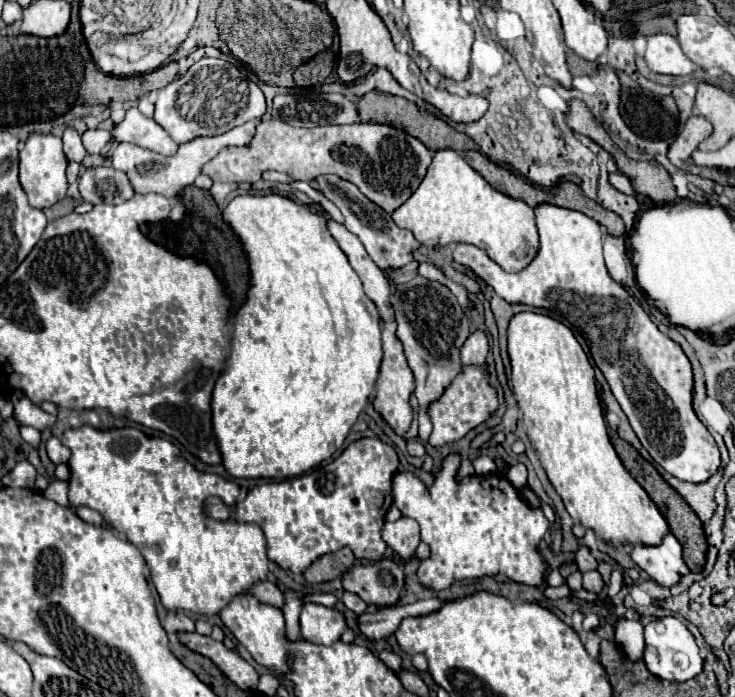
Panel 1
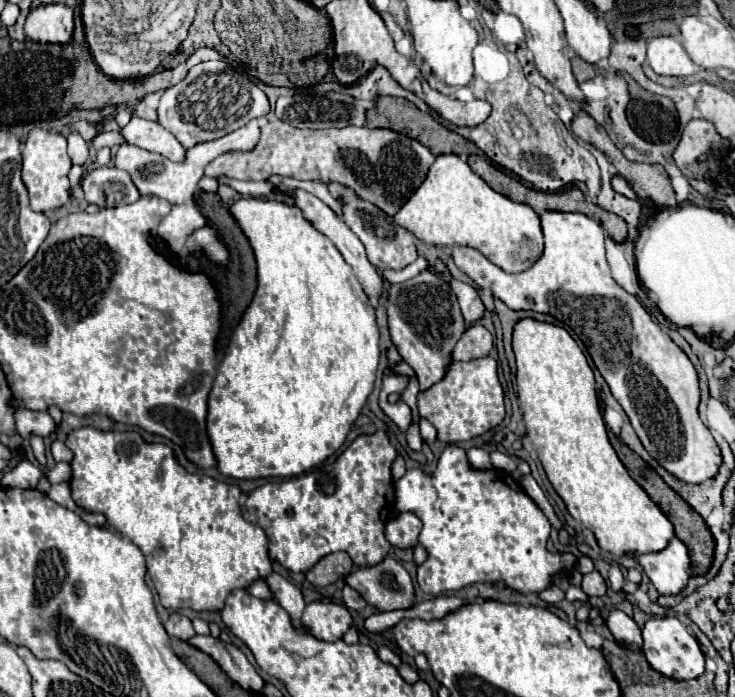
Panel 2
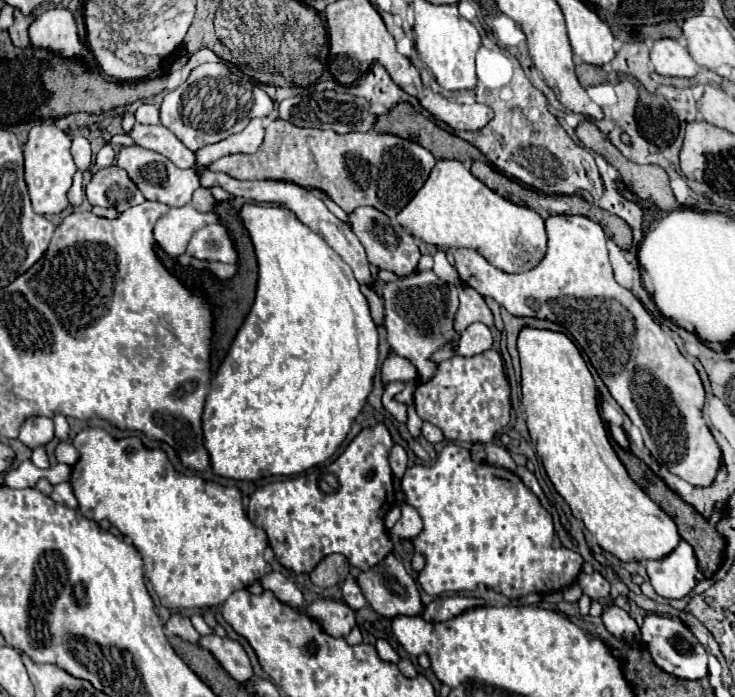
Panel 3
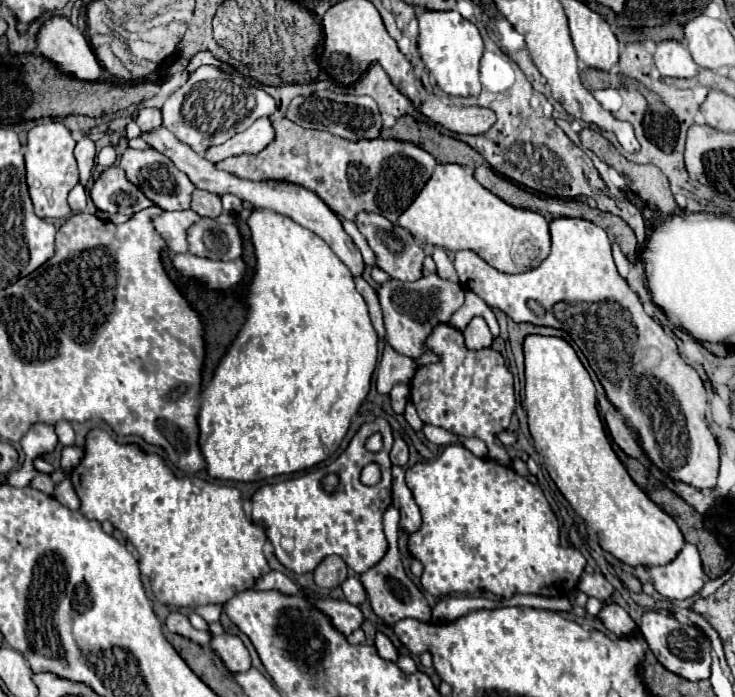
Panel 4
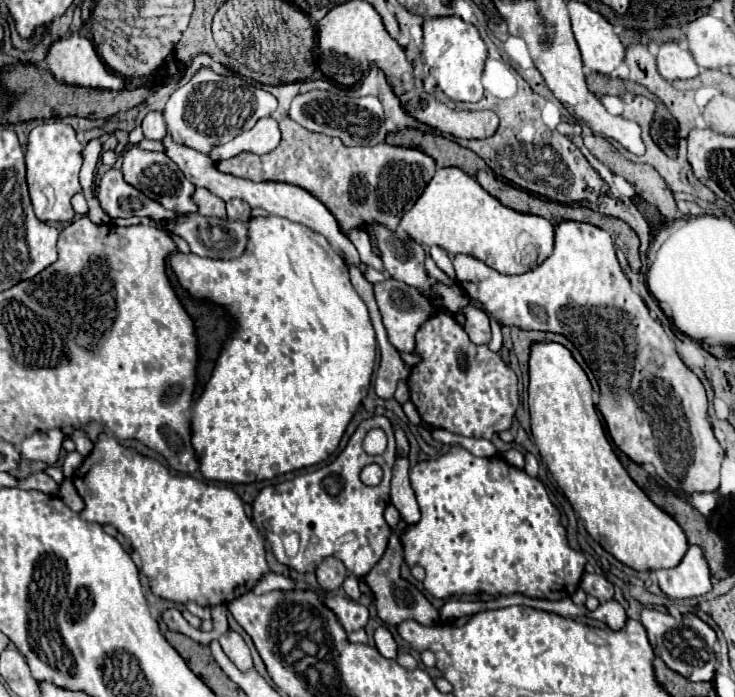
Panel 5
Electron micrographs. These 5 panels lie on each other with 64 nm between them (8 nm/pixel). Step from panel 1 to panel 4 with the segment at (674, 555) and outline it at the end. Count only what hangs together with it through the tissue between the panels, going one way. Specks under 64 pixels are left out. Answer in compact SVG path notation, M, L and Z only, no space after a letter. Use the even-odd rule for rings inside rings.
M686 544L672 564L652 566L650 574L654 588L670 600L690 598L698 594L706 582L700 554L694 544Z

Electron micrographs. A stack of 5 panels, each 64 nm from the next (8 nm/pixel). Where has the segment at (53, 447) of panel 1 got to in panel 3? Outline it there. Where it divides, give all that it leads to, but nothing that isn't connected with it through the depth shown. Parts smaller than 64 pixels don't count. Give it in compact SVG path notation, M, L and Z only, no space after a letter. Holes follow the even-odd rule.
M60 442L58 448L56 448L56 458L58 458L58 462L62 462L62 464L74 466L76 460L80 458L80 454L78 454L78 450L72 446L72 442Z

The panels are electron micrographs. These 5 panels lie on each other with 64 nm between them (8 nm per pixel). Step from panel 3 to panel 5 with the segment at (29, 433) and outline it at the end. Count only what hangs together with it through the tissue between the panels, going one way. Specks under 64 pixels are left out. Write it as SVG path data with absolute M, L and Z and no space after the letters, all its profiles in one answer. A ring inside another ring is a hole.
M54 428L48 432L36 432L22 442L20 454L28 460L40 460L52 466L58 462L64 438L66 434L60 428Z

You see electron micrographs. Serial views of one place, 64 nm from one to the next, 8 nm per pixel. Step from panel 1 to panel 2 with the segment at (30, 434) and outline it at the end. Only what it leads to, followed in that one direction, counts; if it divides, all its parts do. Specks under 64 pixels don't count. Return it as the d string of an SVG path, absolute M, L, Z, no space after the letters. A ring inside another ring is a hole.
M32 436L30 444L32 444L32 450L34 450L34 456L36 456L38 464L46 466L46 448L44 448L44 442L38 436Z

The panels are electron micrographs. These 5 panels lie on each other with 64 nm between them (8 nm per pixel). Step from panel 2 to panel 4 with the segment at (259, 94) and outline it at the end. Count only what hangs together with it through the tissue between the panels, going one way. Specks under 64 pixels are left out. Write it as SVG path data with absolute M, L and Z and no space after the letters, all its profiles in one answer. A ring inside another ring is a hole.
M200 66L196 72L192 72L188 82L166 100L162 116L164 126L180 142L188 144L198 154L204 154L210 146L224 144L238 132L250 128L256 118L270 116L274 110L276 110L274 98L260 86L256 86L252 80L230 74L228 82L228 74L224 74L222 70L214 66Z

